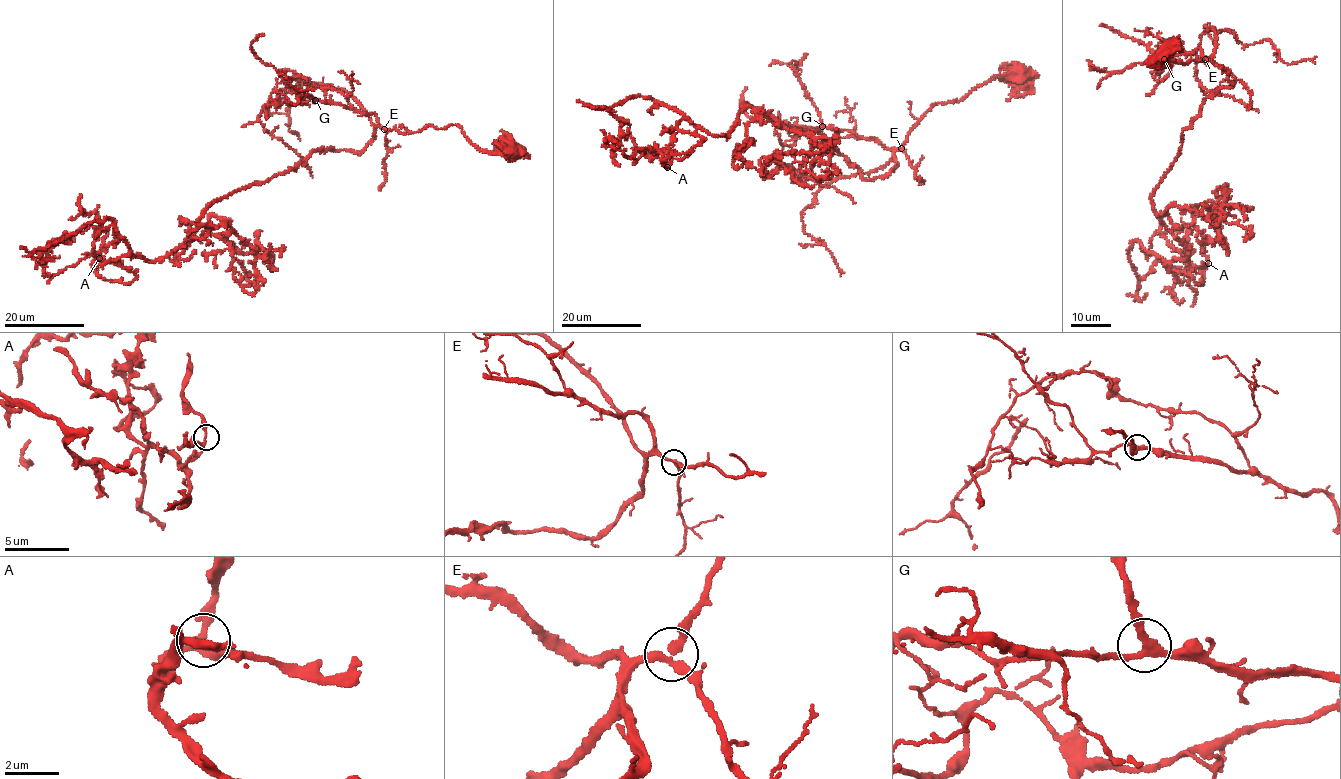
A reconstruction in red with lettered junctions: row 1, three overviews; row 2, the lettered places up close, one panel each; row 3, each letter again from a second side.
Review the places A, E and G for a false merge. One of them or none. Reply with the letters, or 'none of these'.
none of these

